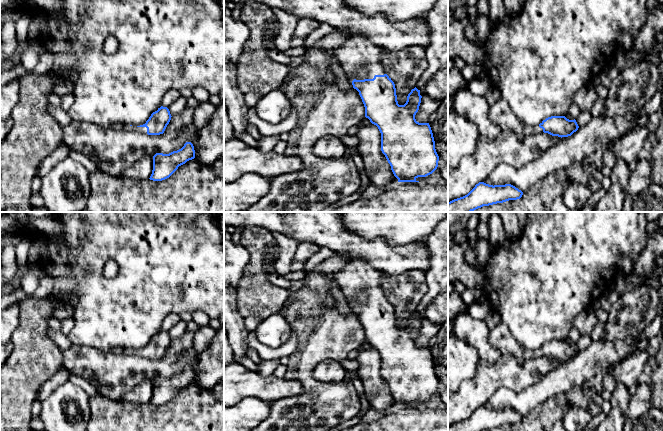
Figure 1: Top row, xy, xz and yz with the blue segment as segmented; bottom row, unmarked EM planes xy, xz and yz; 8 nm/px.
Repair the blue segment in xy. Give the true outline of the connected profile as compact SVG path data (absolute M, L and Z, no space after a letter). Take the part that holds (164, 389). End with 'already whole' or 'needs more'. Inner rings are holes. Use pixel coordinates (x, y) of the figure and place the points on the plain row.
M186 366L184 370L169 378L156 377L153 380L153 394L150 404L162 405L169 402L179 390L195 382L194 370Z; already whole

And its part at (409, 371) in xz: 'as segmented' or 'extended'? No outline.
extended

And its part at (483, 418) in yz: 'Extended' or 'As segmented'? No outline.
As segmented

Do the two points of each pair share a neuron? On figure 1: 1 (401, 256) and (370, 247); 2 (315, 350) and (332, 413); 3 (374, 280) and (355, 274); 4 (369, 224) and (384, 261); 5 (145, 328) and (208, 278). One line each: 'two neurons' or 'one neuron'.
1: one neuron
2: one neuron
3: one neuron
4: two neurons
5: one neuron

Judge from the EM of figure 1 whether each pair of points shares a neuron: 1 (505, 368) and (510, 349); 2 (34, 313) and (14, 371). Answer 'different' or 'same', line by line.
1: different
2: same

